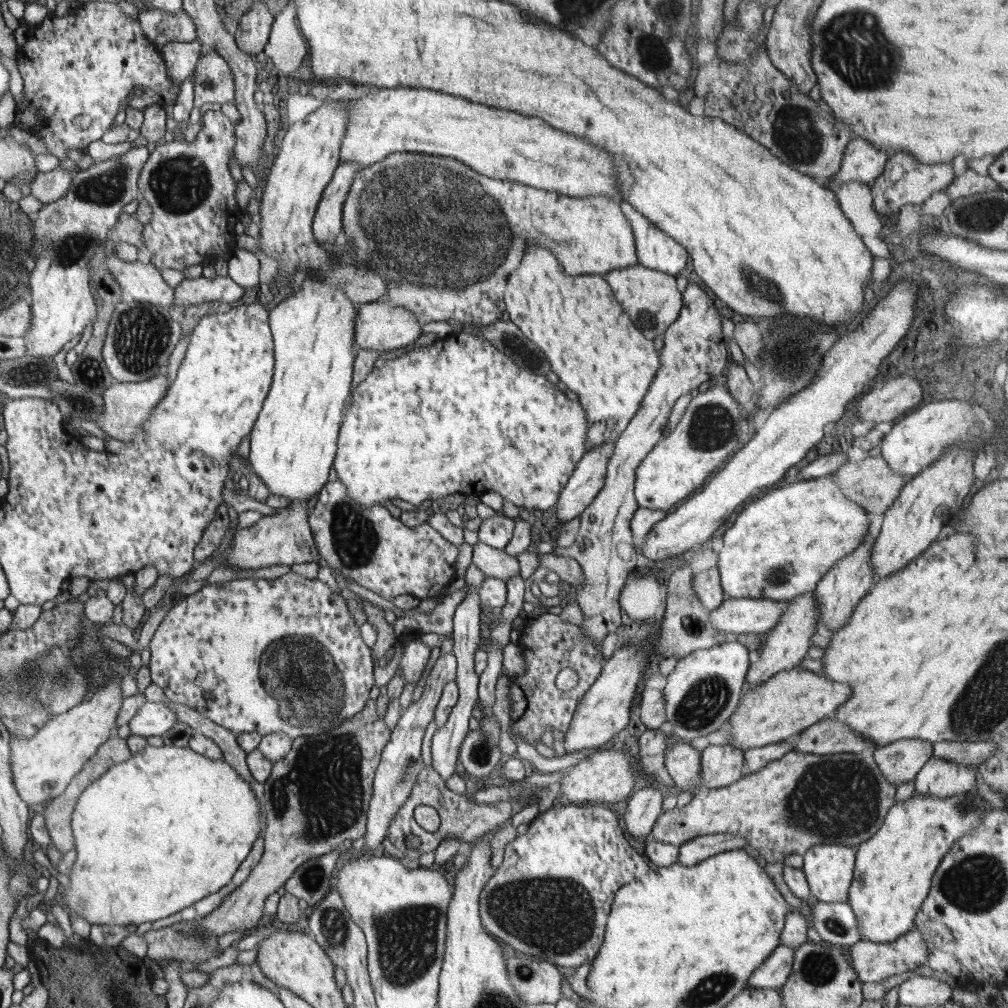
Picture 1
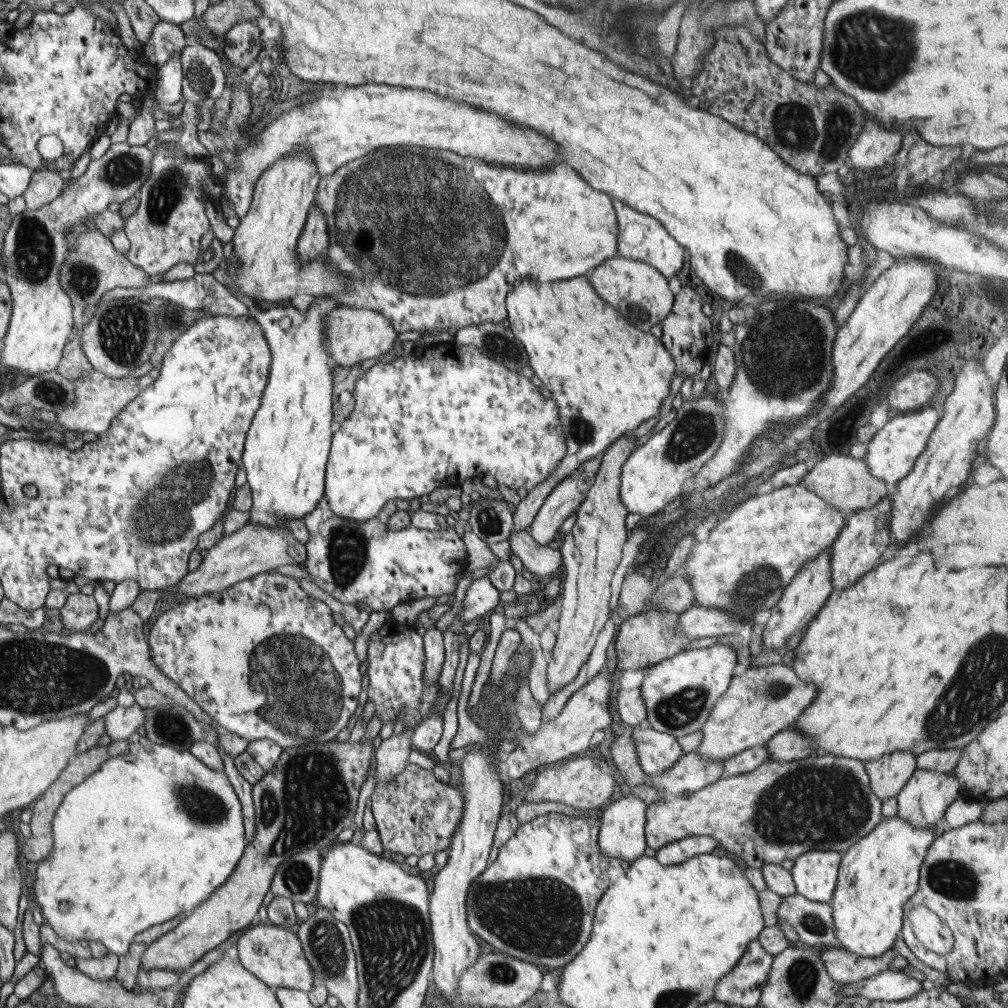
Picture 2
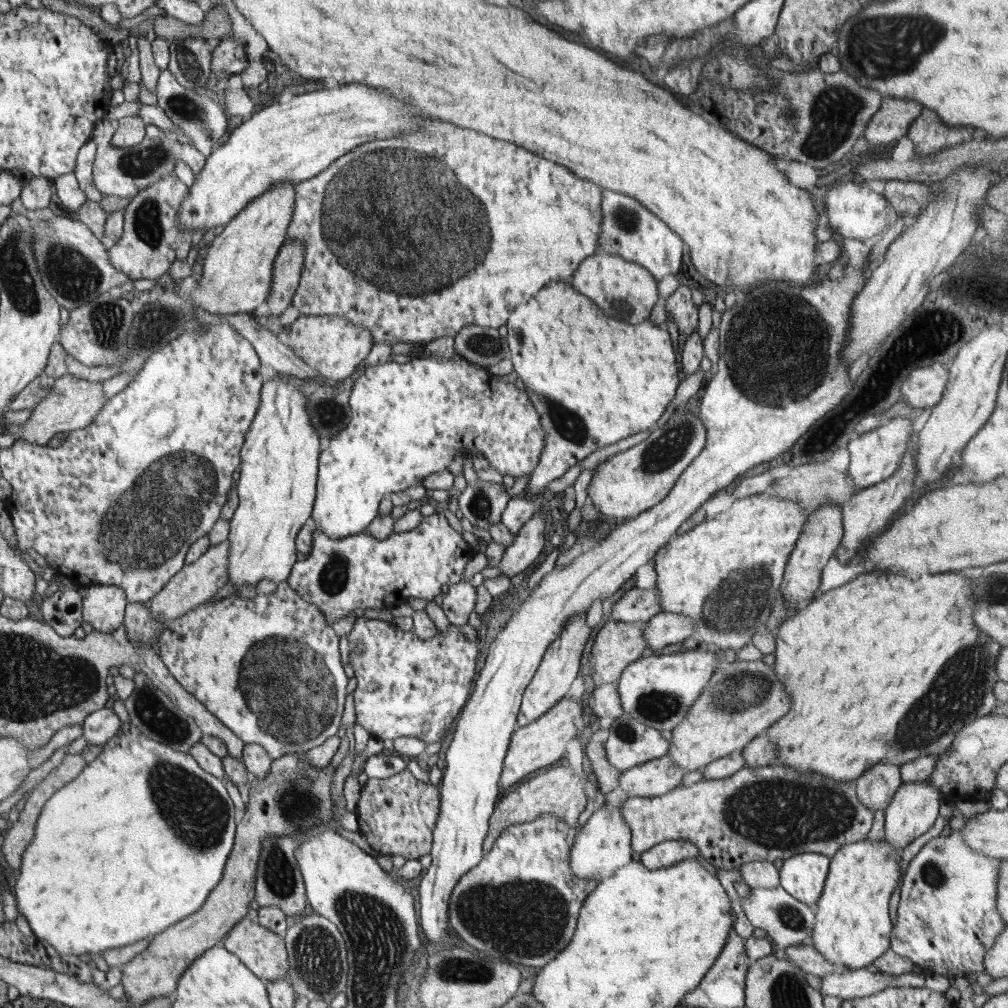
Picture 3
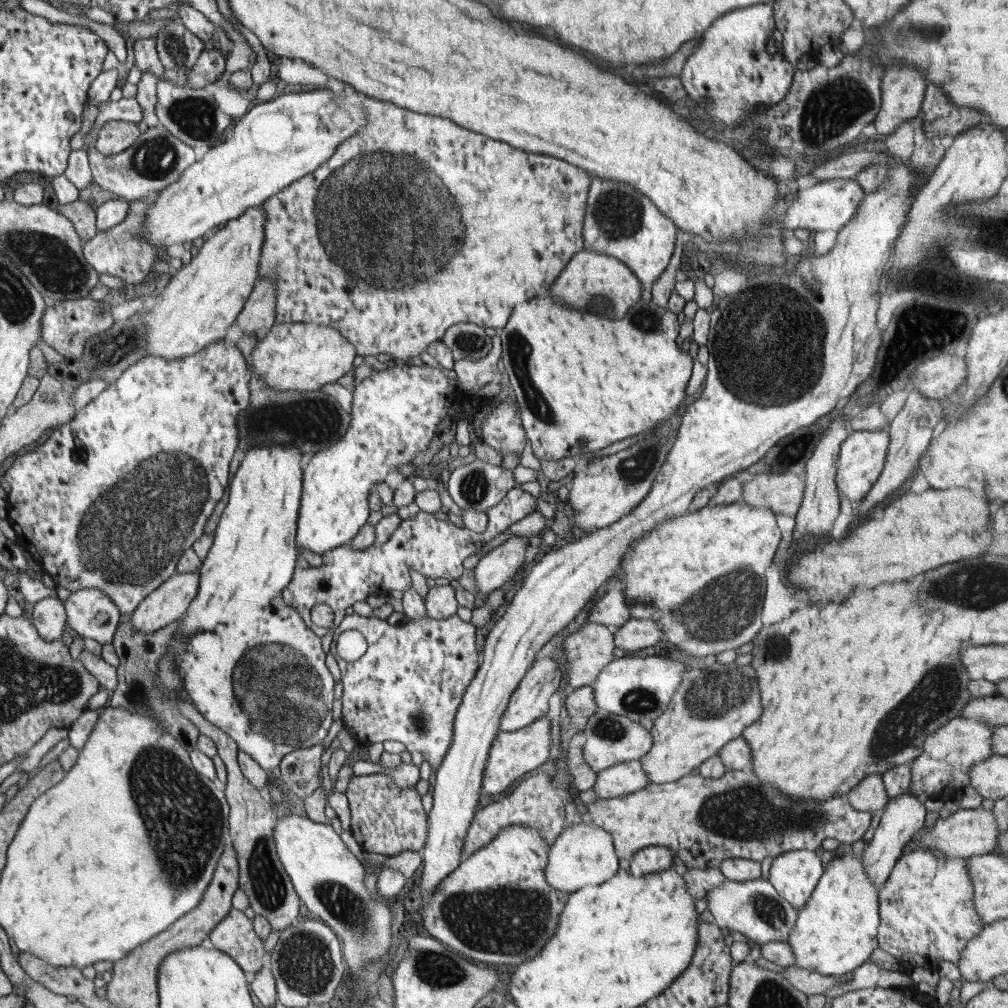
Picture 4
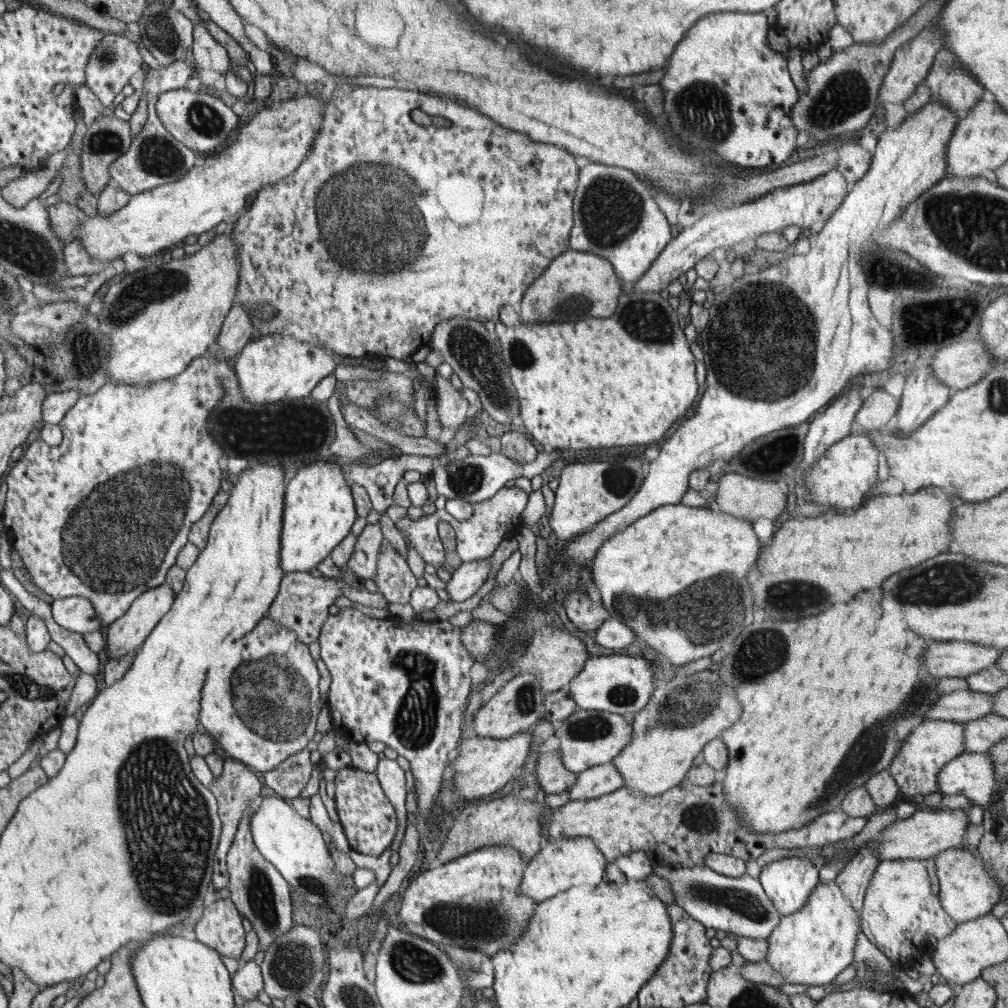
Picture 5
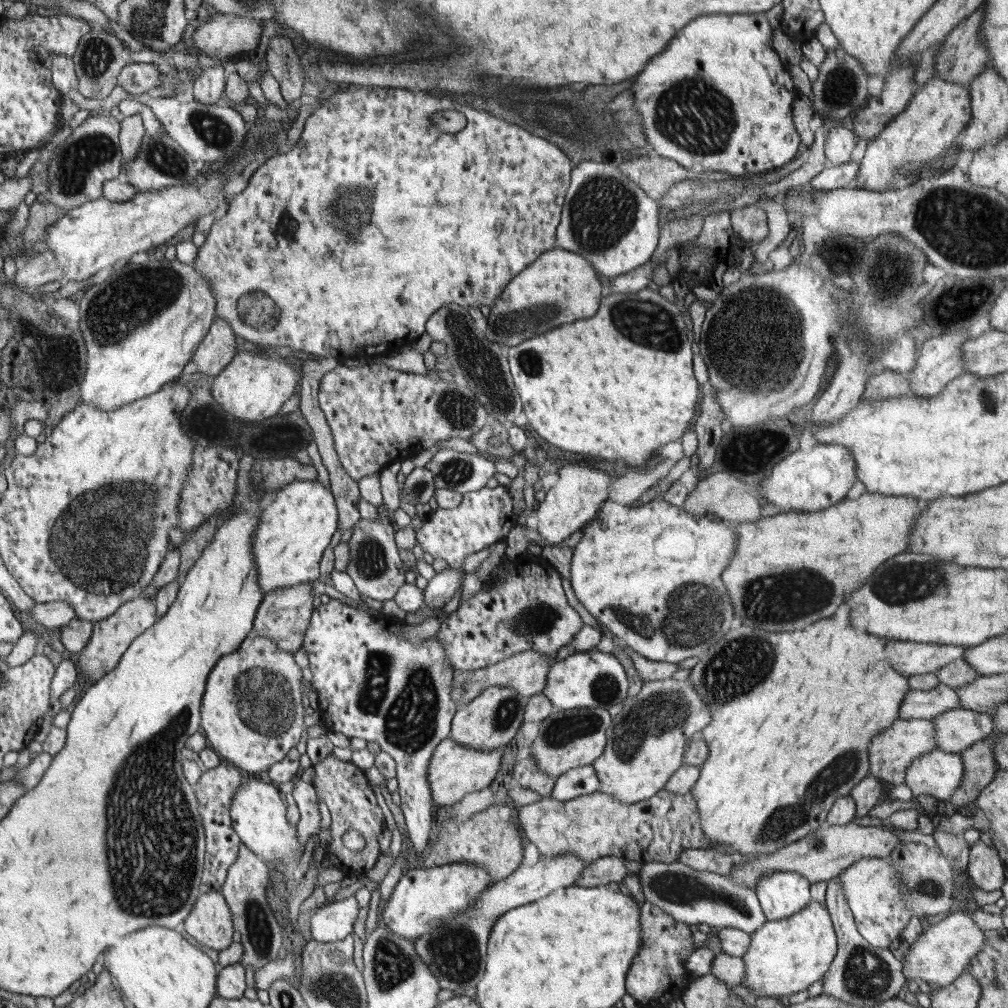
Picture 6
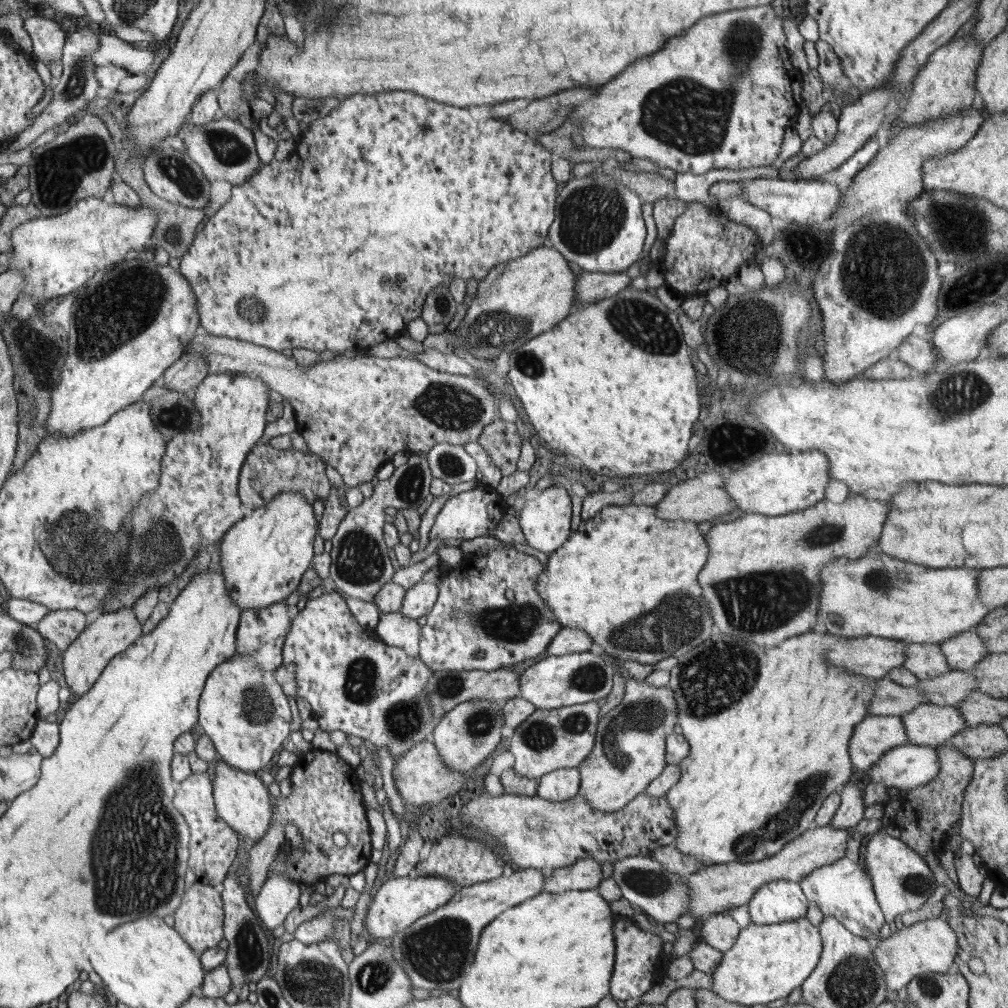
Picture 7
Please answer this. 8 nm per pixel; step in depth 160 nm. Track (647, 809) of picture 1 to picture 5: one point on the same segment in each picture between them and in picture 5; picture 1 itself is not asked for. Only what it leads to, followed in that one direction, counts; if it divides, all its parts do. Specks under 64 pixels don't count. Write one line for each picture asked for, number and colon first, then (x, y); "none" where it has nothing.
2: (622, 833)
3: (602, 846)
4: (584, 854)
5: (562, 862)

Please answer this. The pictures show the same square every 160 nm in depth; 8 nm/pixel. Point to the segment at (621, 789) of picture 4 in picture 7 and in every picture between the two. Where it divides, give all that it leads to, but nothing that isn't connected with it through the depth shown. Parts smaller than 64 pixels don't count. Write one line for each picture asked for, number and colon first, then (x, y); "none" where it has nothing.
5: (602, 779)
6: (583, 780)
7: (561, 784)

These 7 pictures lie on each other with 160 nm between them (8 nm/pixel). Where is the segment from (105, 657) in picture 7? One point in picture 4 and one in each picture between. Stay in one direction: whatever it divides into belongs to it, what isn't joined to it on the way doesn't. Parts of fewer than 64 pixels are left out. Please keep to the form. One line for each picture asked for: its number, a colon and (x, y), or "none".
4: (169, 603)
5: (127, 634)
6: (111, 637)

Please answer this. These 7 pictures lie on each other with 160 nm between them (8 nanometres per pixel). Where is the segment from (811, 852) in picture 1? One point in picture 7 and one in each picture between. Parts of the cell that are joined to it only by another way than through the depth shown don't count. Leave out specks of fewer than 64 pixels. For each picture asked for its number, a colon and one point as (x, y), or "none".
2: (815, 874)
3: (803, 876)
4: (794, 874)
5: (788, 882)
6: (781, 894)
7: (777, 901)

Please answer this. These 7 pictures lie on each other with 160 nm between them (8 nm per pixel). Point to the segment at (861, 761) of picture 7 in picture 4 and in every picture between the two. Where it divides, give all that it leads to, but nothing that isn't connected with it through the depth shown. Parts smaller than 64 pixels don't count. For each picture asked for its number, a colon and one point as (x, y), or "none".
4: (941, 772)
5: (933, 744)
6: (890, 753)

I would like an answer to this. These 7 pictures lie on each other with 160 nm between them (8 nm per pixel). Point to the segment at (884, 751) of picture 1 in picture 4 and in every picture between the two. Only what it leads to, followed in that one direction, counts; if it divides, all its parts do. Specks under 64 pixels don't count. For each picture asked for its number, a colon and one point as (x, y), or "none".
2: (888, 774)
3: (876, 786)
4: (869, 795)

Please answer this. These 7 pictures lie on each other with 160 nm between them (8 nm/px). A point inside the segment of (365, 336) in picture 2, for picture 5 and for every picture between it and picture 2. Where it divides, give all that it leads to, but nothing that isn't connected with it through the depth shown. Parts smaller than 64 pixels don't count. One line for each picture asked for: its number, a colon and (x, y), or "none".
3: (334, 346)
4: (290, 356)
5: (274, 367)

